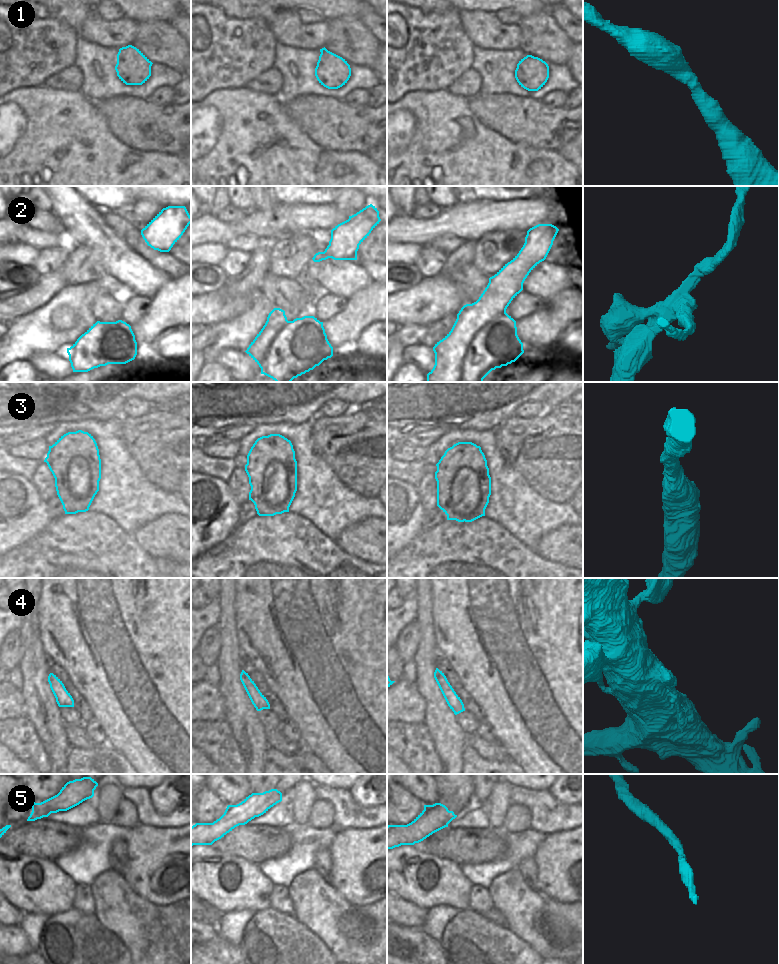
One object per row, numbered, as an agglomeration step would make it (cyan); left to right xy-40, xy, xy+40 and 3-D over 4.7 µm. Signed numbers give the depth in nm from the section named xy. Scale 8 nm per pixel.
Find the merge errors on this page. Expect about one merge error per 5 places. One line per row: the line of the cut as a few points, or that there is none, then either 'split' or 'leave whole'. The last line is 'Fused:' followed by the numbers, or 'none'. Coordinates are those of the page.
1: no cut; leave whole
2: cut in xy+40 along (505, 312), (489, 321), (475, 335), (463, 361), (460, 381); split
3: no cut; leave whole
4: no cut; leave whole
5: no cut; leave whole
Fused: 2

